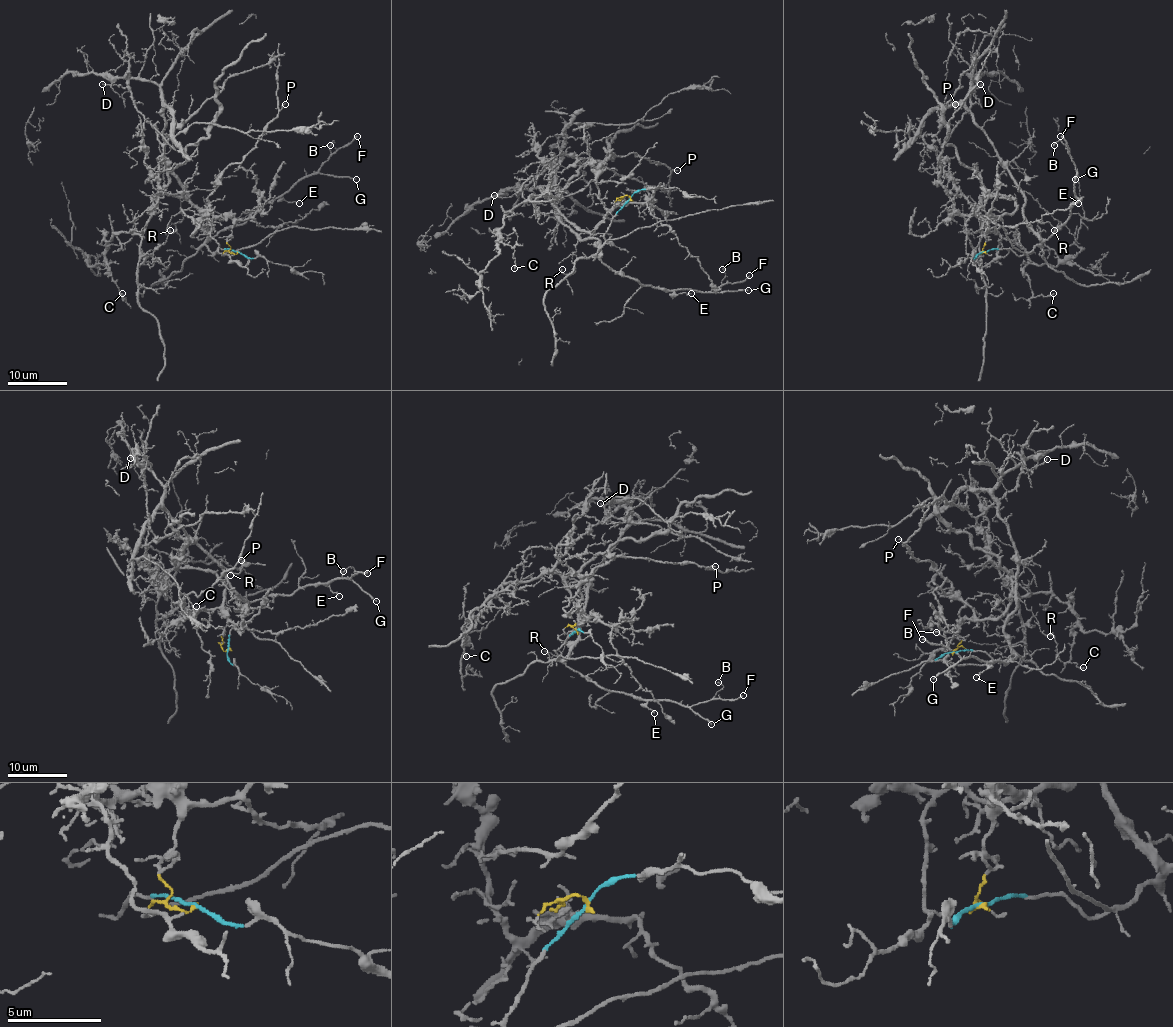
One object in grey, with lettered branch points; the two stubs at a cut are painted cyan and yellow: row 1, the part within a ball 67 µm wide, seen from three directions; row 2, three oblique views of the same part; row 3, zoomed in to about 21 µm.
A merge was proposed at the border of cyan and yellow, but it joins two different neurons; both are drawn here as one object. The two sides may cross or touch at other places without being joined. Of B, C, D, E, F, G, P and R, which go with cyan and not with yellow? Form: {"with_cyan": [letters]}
{"with_cyan": ["B", "E", "F", "G", "R"]}

